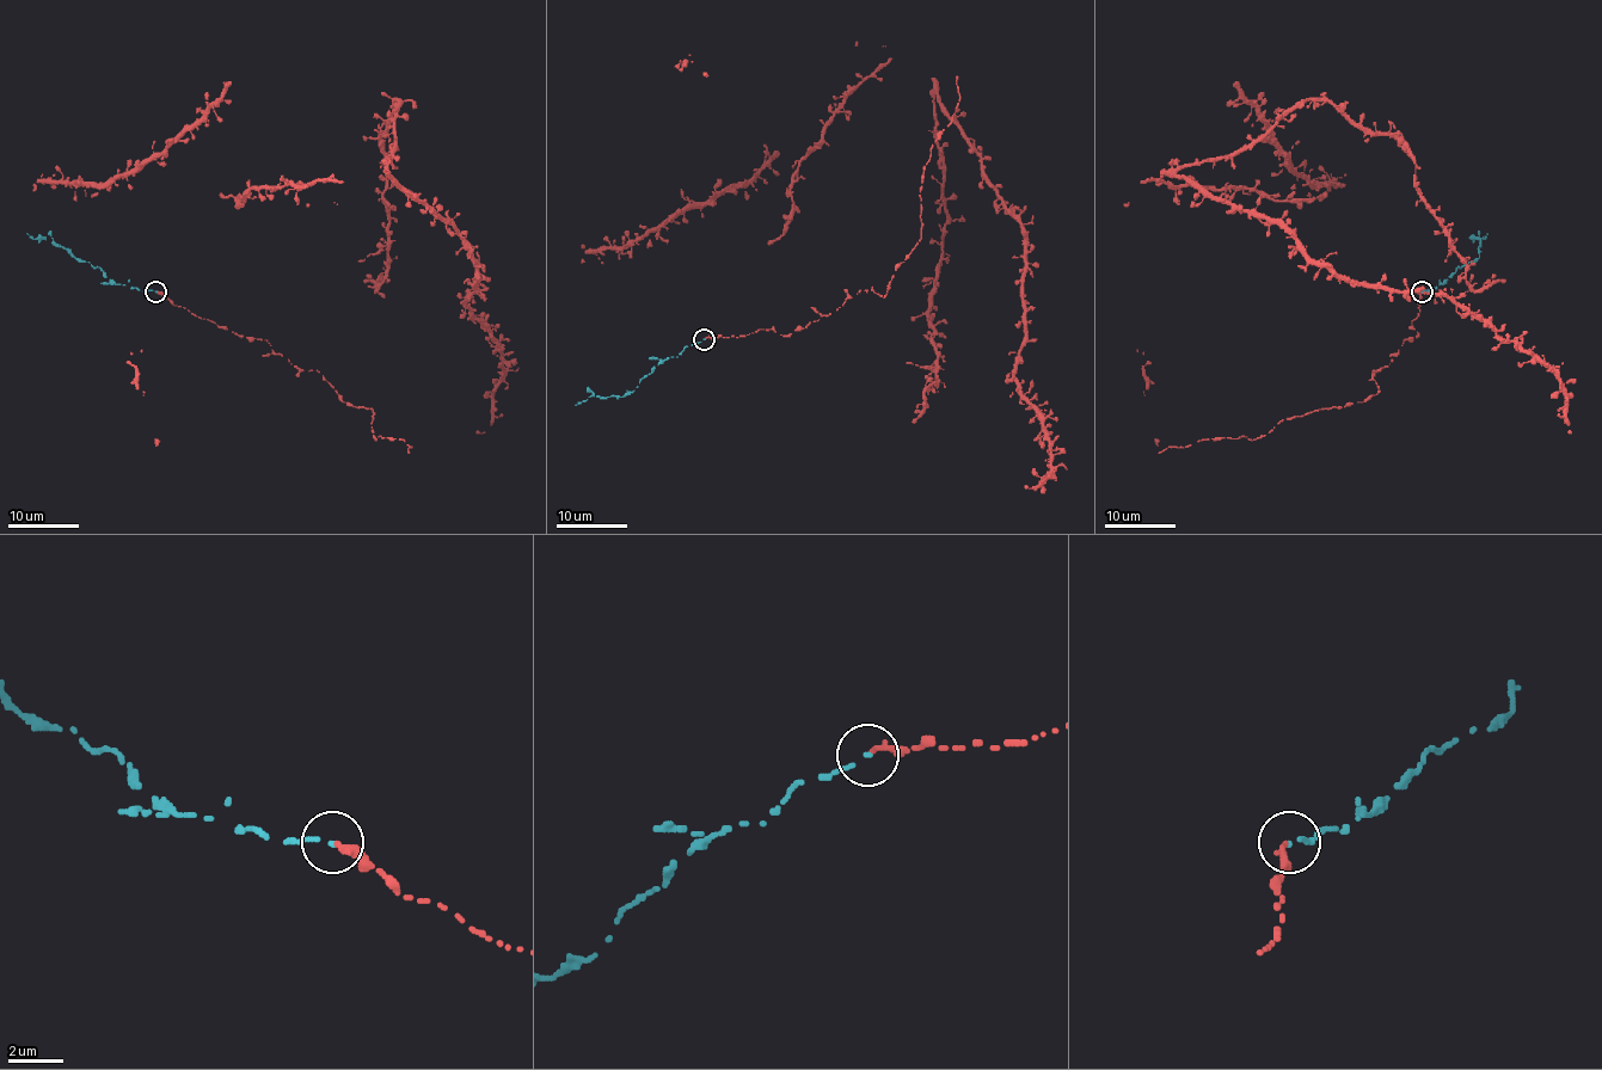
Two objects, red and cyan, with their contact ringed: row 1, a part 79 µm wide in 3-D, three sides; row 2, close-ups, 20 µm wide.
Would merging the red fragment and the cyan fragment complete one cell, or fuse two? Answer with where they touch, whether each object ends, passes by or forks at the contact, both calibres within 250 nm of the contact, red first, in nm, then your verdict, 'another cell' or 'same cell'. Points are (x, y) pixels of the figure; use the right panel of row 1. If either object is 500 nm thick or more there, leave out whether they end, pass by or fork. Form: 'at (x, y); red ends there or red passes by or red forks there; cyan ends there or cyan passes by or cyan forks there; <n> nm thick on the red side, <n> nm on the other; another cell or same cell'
at (1422, 291); red ends there; cyan ends there; 260 nm thick on the red side, 140 nm on the other; same cell

